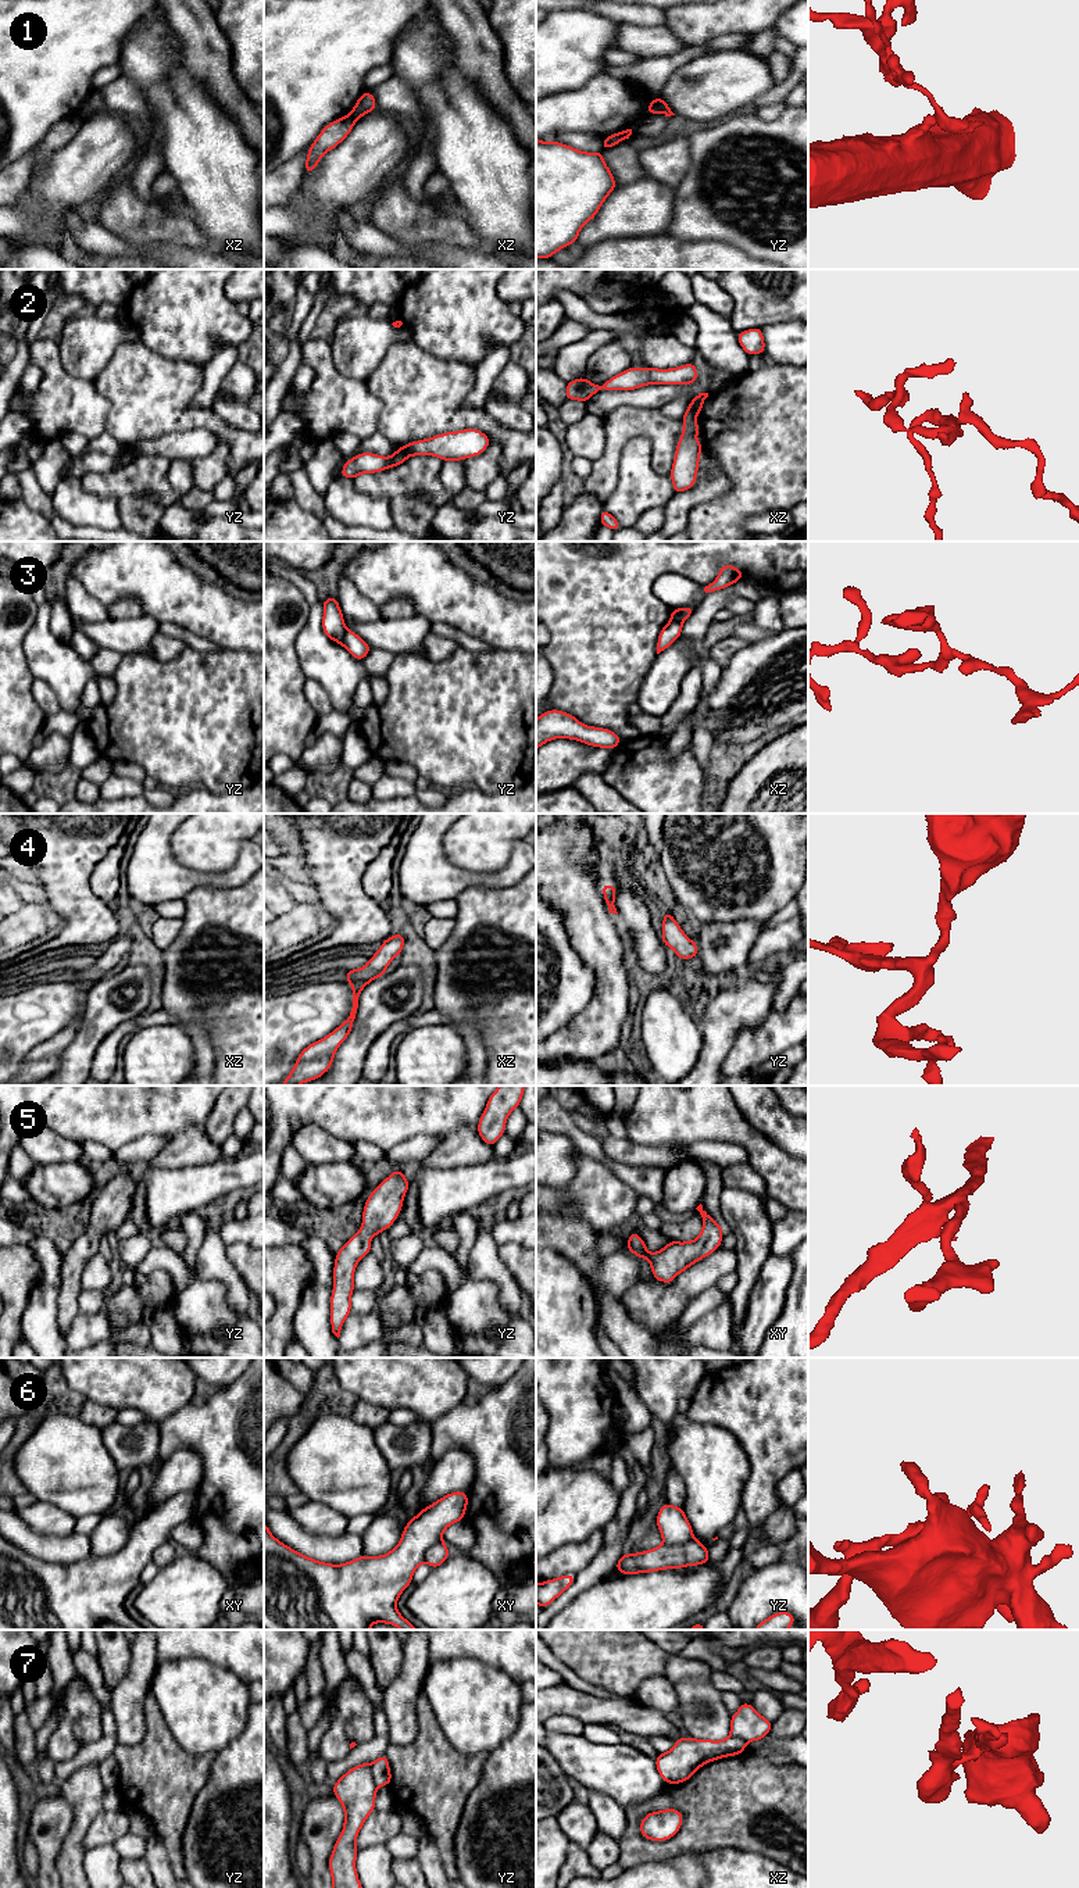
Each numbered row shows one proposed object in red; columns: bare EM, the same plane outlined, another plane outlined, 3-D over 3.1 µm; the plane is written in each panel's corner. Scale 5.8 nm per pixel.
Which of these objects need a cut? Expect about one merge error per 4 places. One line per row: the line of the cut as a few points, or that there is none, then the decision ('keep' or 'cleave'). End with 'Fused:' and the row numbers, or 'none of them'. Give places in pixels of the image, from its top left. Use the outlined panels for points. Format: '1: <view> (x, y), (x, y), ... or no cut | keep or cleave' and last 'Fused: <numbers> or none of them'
1: yz (653, 99), (658, 111) | cleave
2: xz (690, 403), (697, 414) | cleave
3: yz (346, 629), (340, 643) | cleave
4: no cut | keep
5: no cut | keep
6: yz (692, 1538), (679, 1544), (664, 1544) | cleave
7: yz (368, 1765), (372, 1780), (378, 1787) | cleave
Fused: 1, 2, 3, 6, 7

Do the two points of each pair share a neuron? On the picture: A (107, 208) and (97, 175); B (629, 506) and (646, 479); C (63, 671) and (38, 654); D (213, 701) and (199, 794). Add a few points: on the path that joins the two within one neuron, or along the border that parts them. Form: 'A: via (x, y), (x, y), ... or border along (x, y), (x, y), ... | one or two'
A: border along (117, 179), (89, 208) | two
B: via (631, 499), (640, 486) | one
C: via (57, 665), (43, 654) | one
D: border along (210, 790), (202, 786), (190, 786), (175, 793) | two

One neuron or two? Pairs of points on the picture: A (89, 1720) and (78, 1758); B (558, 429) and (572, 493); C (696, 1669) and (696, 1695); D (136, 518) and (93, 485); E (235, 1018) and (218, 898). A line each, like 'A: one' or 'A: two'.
A: two
B: one
C: two
D: one
E: one

